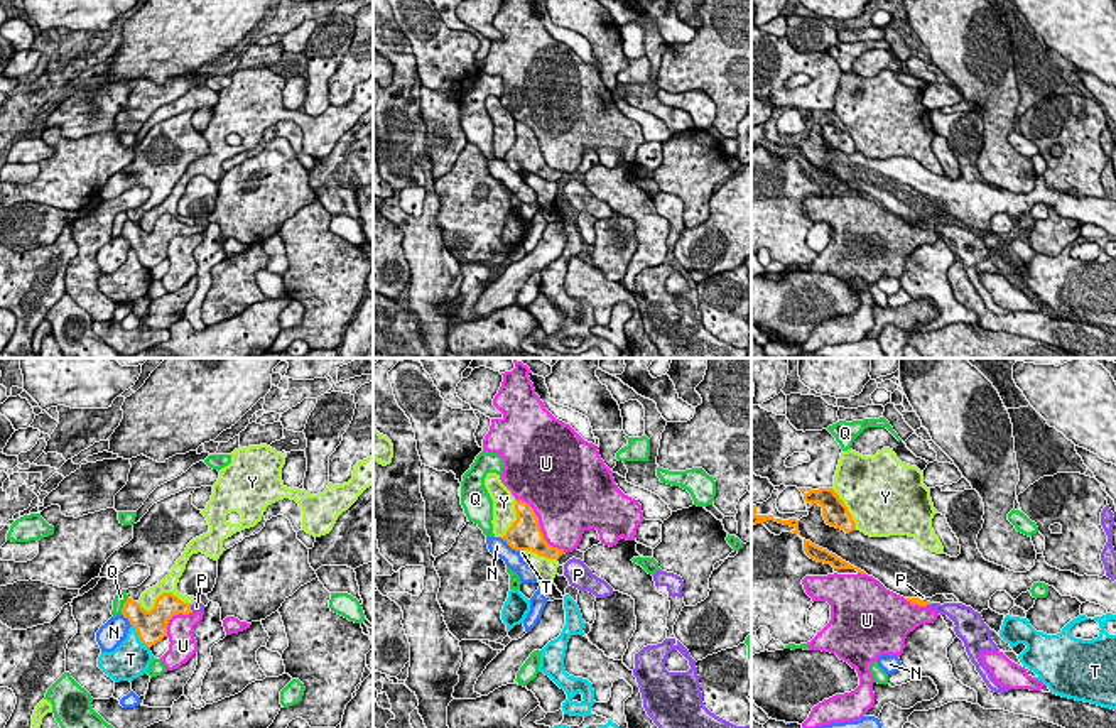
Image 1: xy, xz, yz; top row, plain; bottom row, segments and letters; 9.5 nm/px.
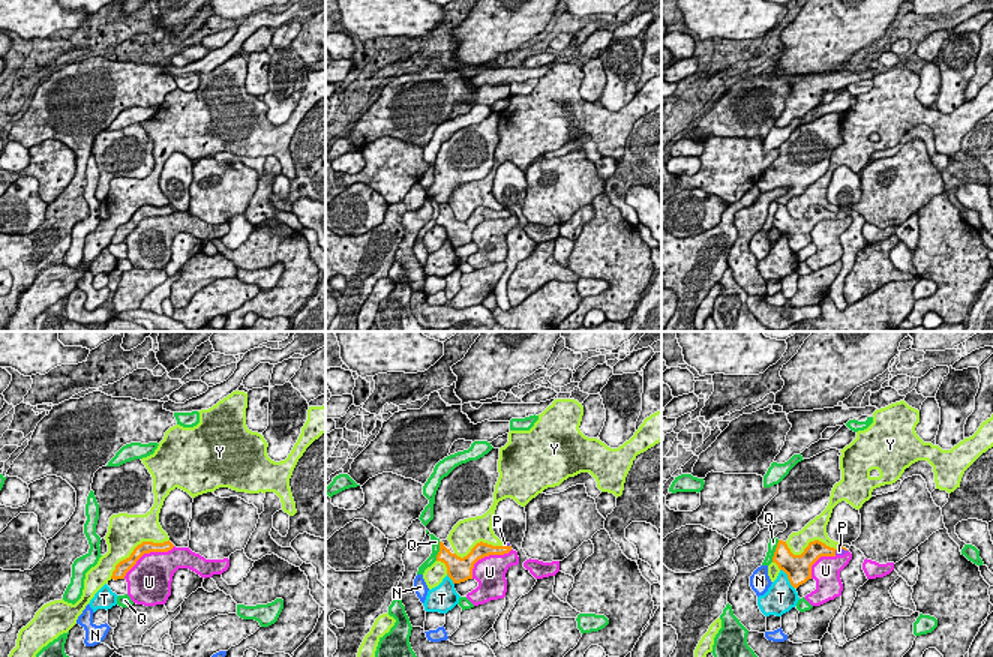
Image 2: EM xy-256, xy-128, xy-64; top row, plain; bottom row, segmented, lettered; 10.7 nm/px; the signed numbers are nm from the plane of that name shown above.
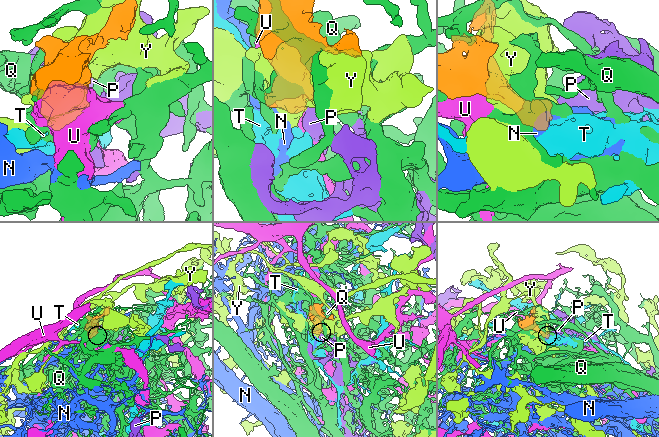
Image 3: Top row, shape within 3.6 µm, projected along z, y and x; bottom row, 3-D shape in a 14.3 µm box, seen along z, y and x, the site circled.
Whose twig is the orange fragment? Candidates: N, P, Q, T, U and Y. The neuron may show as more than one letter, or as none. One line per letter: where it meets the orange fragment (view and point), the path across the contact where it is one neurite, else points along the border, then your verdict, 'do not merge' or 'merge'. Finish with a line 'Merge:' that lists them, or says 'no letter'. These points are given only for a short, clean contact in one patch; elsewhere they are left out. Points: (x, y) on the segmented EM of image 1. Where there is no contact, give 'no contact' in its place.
N: meets orange in xz at (510, 546); border along xz (500, 537), (519, 551); do not merge
P: meets orange in yz at (926, 602); runs through yz (919, 602), (926, 602), (922, 597); merge
Q: meets orange in xy at (124, 605); do not merge
T: meets orange in xy at (139, 637); border along xy (132, 625), (137, 637), (149, 647); do not merge
U: meets orange in xz at (539, 527); do not merge
Y: meets orange in xy at (162, 593); do not merge
Merge: P

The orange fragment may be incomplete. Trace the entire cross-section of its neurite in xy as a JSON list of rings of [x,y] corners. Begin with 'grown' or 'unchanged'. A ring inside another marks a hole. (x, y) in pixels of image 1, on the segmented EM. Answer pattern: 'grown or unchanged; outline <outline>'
grown; outline [[[162,593],[150,611],[144,610],[140,603],[127,598],[122,608],[122,615],[137,630],[142,645],[152,647],[167,637],[167,623],[174,615],[189,615],[204,611],[203,603],[184,603],[172,593]]]

